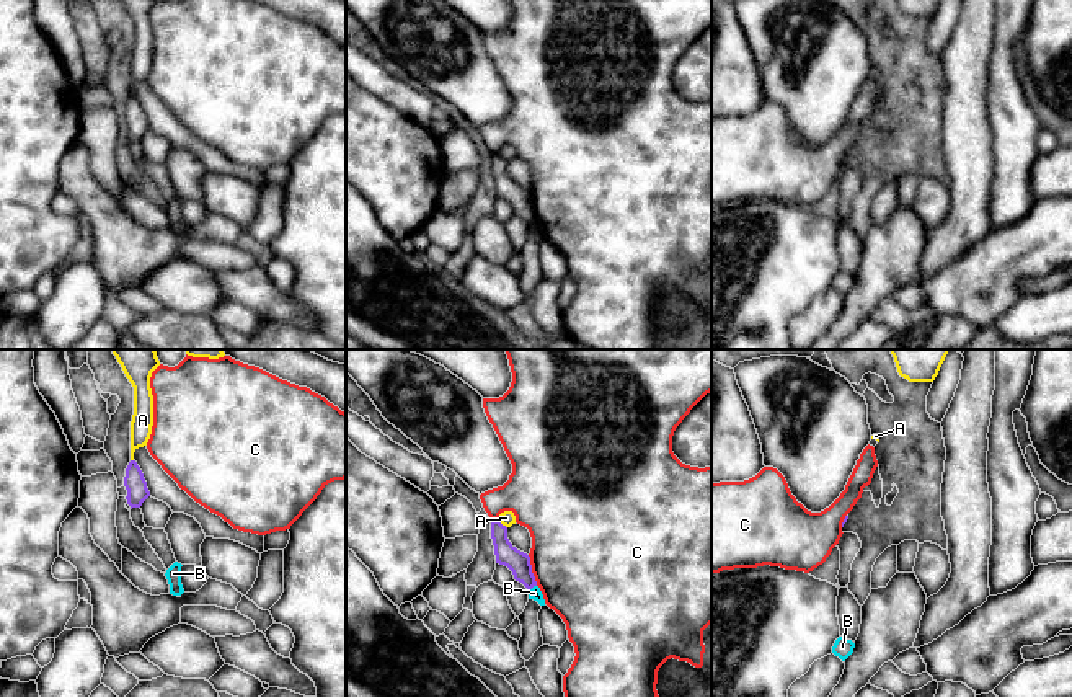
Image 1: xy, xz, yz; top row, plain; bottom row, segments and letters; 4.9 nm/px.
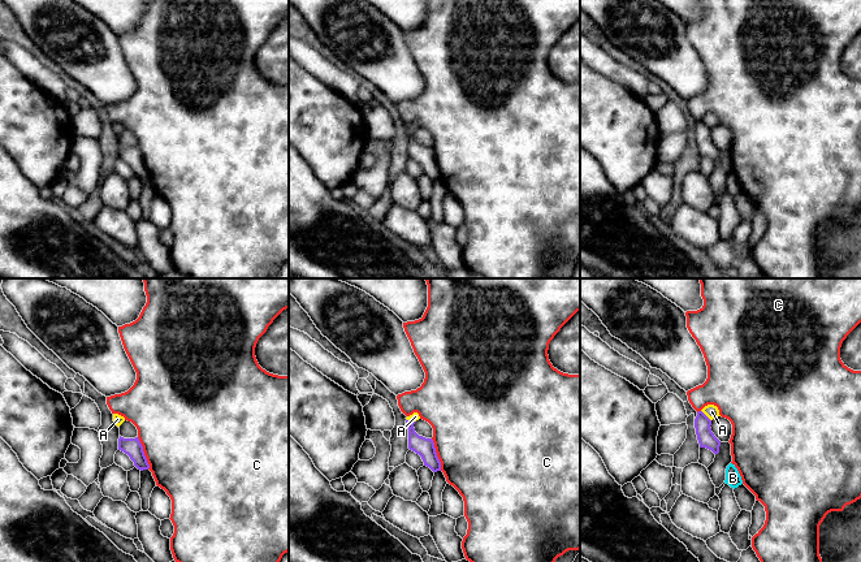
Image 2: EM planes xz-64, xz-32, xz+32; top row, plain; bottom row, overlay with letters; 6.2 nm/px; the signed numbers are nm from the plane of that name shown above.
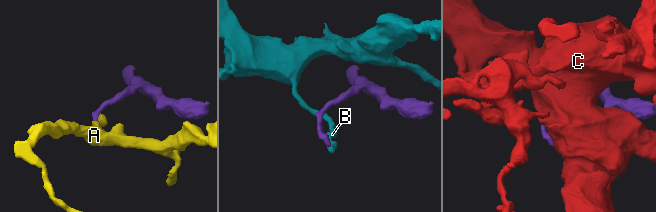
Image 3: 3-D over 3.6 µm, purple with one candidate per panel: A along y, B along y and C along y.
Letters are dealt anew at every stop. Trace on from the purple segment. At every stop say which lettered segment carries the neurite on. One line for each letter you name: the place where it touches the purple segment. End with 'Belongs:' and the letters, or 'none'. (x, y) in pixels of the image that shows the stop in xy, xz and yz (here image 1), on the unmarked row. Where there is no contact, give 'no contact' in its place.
Belongs: none

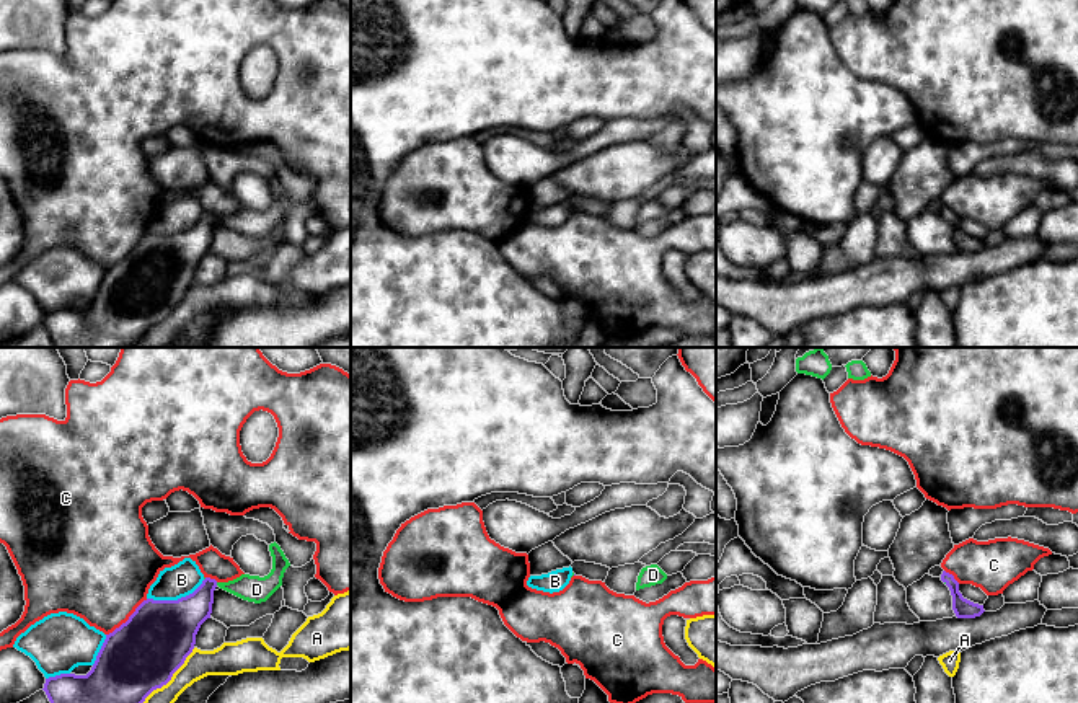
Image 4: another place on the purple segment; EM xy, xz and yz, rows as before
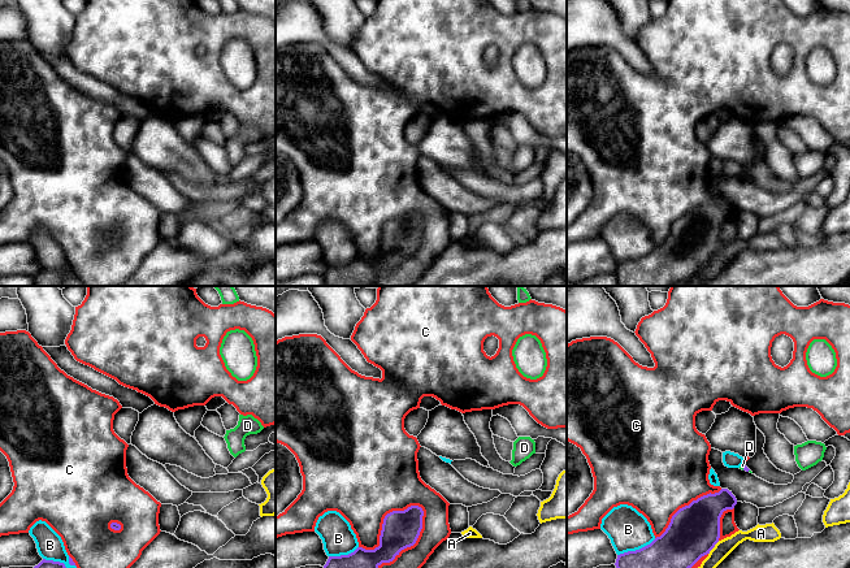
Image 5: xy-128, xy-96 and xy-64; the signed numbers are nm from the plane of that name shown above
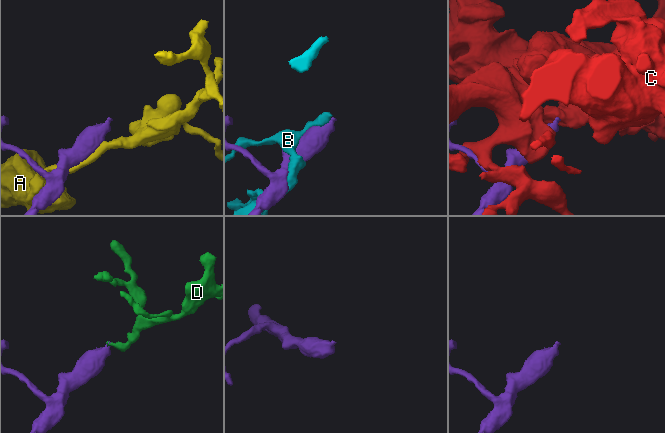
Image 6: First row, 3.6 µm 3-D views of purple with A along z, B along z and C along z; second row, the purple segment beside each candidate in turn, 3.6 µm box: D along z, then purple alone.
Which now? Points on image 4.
D: no contact
Belongs: D

